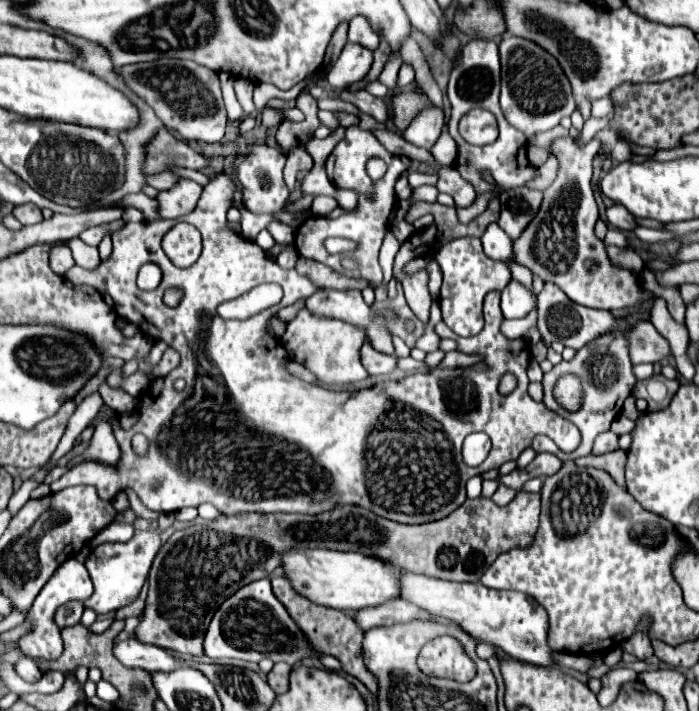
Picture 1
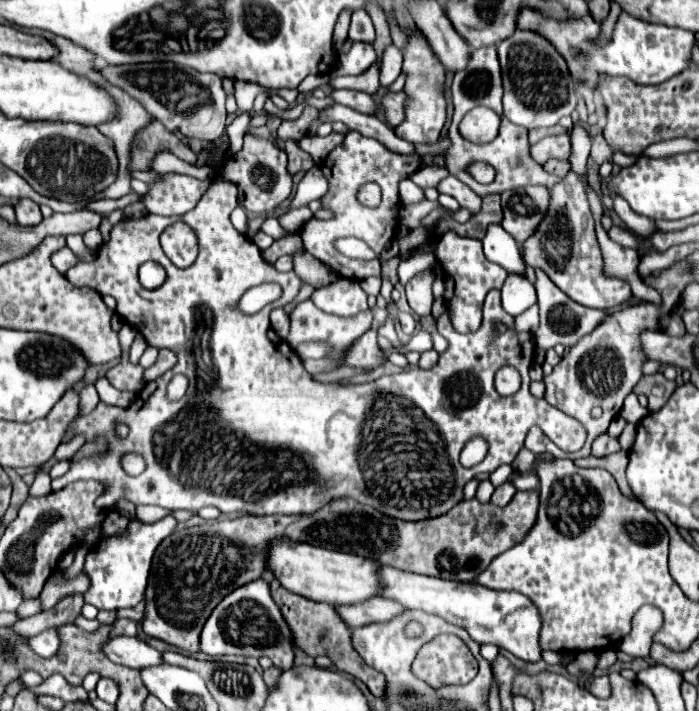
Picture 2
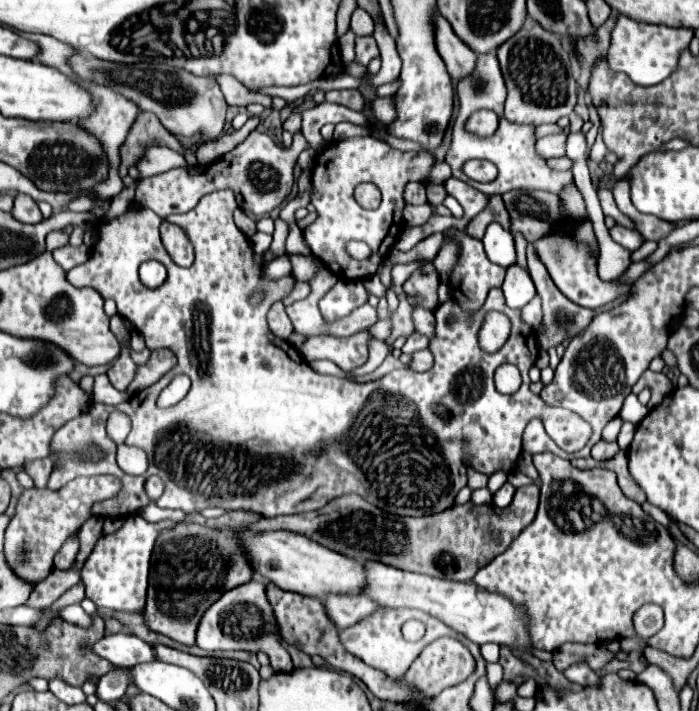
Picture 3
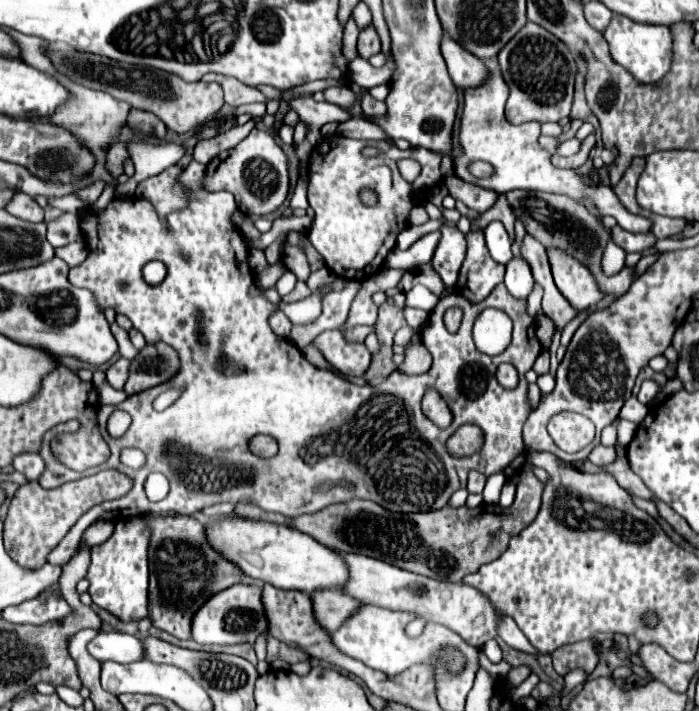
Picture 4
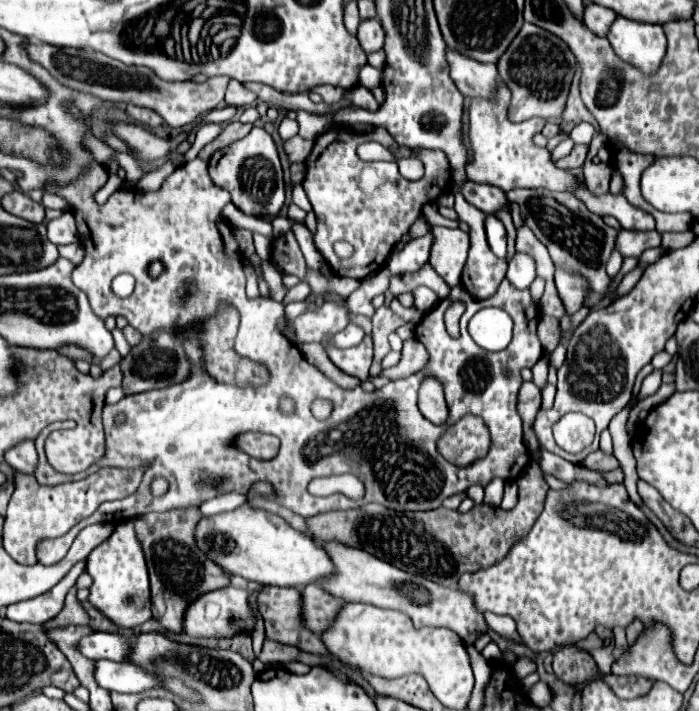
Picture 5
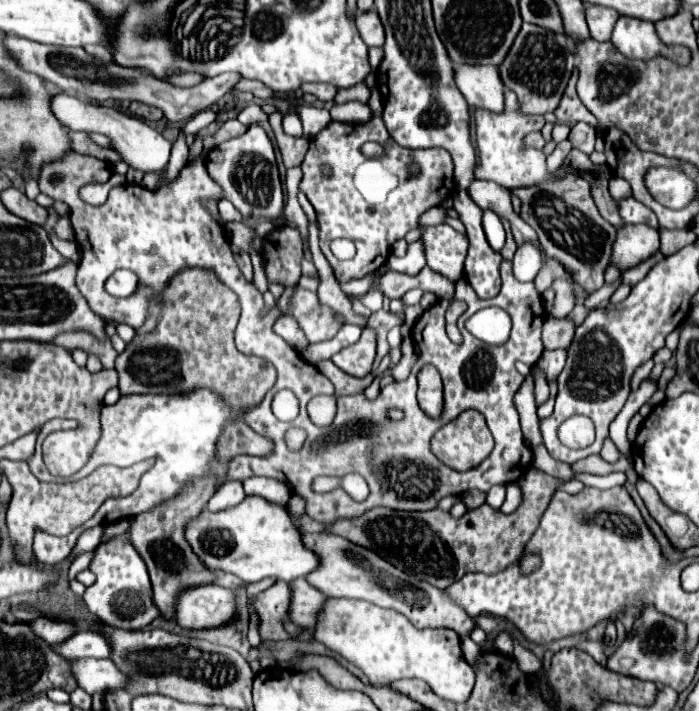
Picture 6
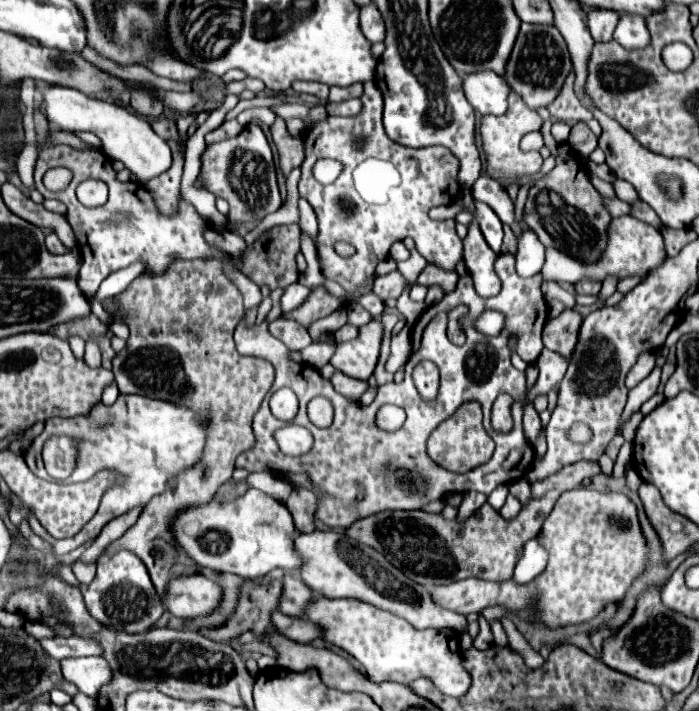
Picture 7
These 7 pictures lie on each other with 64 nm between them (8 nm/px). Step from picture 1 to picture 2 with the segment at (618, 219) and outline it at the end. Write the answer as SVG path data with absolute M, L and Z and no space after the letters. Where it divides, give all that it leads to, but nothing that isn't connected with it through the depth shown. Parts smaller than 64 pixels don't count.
M616 196L616 198L614 198L614 212L618 214L618 218L622 220L622 224L624 224L628 230L632 230L634 234L638 234L638 236L642 236L642 238L648 238L650 234L658 232L656 220L632 212L632 208L628 208L628 202L626 202L622 196Z

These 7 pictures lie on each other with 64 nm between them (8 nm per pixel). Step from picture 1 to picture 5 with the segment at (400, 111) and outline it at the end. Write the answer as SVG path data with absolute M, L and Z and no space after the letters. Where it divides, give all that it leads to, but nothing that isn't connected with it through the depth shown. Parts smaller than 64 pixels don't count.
M360 84L354 86L354 88L350 88L350 90L346 90L344 98L350 100L350 102L354 102L354 104L360 106L360 108L366 108L366 110L378 110L378 102L374 100L372 92L370 92L368 88L360 86Z

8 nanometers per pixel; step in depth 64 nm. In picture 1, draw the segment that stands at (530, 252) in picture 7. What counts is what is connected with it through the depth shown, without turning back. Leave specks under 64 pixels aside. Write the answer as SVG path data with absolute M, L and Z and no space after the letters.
M514 278L502 292L502 312L506 318L522 318L534 308L534 294Z

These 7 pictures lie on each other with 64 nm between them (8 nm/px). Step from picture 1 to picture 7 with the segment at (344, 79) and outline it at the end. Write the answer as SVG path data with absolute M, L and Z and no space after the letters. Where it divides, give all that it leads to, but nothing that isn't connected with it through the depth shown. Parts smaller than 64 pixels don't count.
M374 2L366 4L366 6L360 10L360 26L362 26L364 36L366 36L370 42L382 42L384 36L386 36L386 26L384 26L382 14L380 14L380 10L376 8Z

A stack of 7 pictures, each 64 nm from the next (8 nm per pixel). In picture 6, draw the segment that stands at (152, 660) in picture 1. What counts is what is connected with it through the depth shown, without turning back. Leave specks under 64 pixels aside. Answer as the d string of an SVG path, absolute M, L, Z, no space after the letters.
M78 632L64 640L62 644L50 646L56 654L60 654L66 660L74 658L108 658L112 652L112 646L100 632Z

